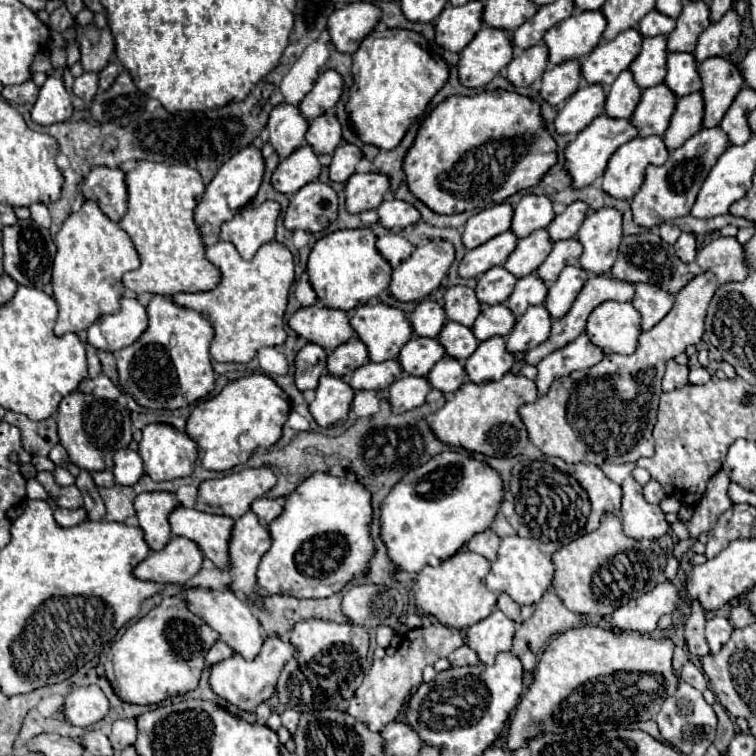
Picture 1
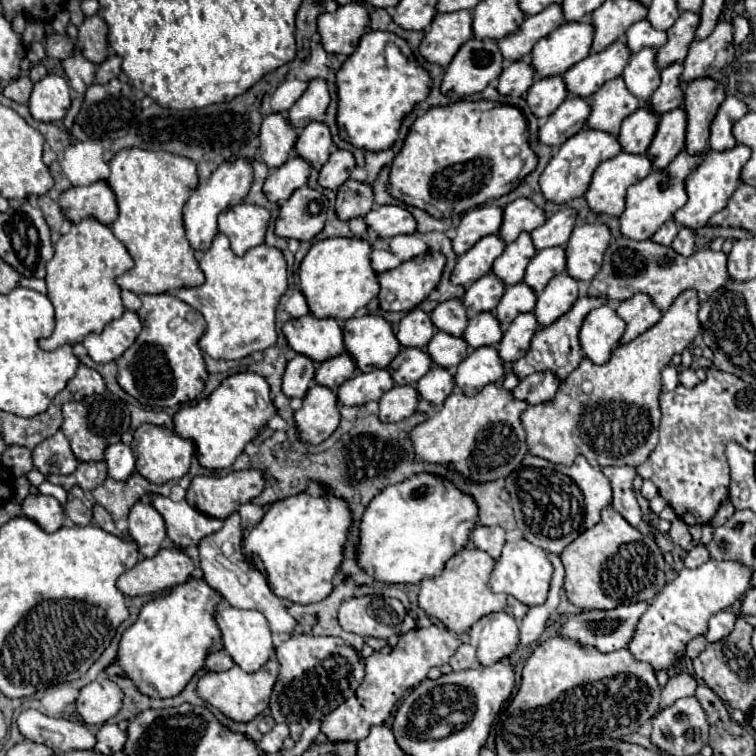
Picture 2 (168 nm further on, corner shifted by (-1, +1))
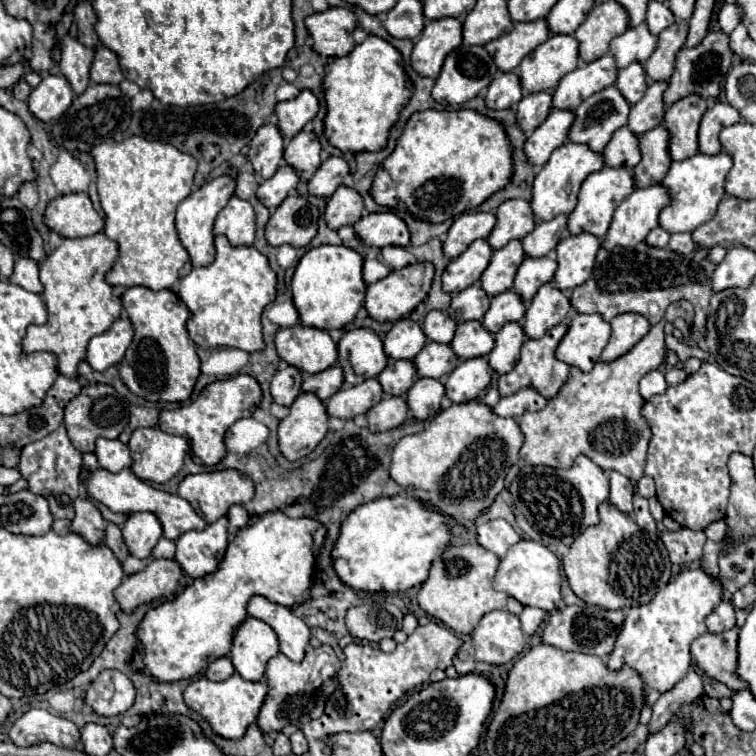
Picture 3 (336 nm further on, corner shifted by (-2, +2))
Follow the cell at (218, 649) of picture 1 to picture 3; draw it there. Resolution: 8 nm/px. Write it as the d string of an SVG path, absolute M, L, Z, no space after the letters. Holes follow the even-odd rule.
M220 657L216 661L212 661L206 669L206 677L212 681L222 681L226 677L230 677L234 673L234 665L230 661L230 657Z

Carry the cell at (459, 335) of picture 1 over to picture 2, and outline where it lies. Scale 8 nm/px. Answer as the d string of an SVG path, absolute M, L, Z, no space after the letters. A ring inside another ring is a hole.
M435 332L427 344L427 354L441 368L457 368L459 362L467 356L467 344L463 338Z

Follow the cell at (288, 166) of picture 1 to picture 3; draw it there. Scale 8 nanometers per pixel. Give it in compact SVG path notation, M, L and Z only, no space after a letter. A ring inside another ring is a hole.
M284 163L270 179L260 183L258 199L268 209L276 209L280 205L280 201L284 201L284 197L288 197L288 193L298 187L298 183L300 183L298 171L294 167L290 167L288 163Z

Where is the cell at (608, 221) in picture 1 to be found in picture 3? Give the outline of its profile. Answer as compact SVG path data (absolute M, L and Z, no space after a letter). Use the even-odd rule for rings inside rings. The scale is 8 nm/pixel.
M592 233L568 235L556 247L558 269L554 283L558 289L574 289L582 285L594 267L596 253L600 249L600 239Z

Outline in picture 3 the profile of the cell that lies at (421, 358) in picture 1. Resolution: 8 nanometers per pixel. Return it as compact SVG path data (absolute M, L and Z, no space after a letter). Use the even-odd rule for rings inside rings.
M390 359L378 381L388 395L406 395L416 381L416 365L406 359Z

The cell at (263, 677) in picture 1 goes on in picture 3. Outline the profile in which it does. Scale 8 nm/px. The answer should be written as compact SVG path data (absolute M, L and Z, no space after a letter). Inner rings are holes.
M238 673L230 675L224 681L210 681L206 677L194 679L188 689L184 691L184 701L190 709L200 713L204 719L208 719L214 733L226 737L226 739L238 739L246 733L248 725L256 721L260 707L264 705L264 699L268 695L268 683L262 681L246 681Z

